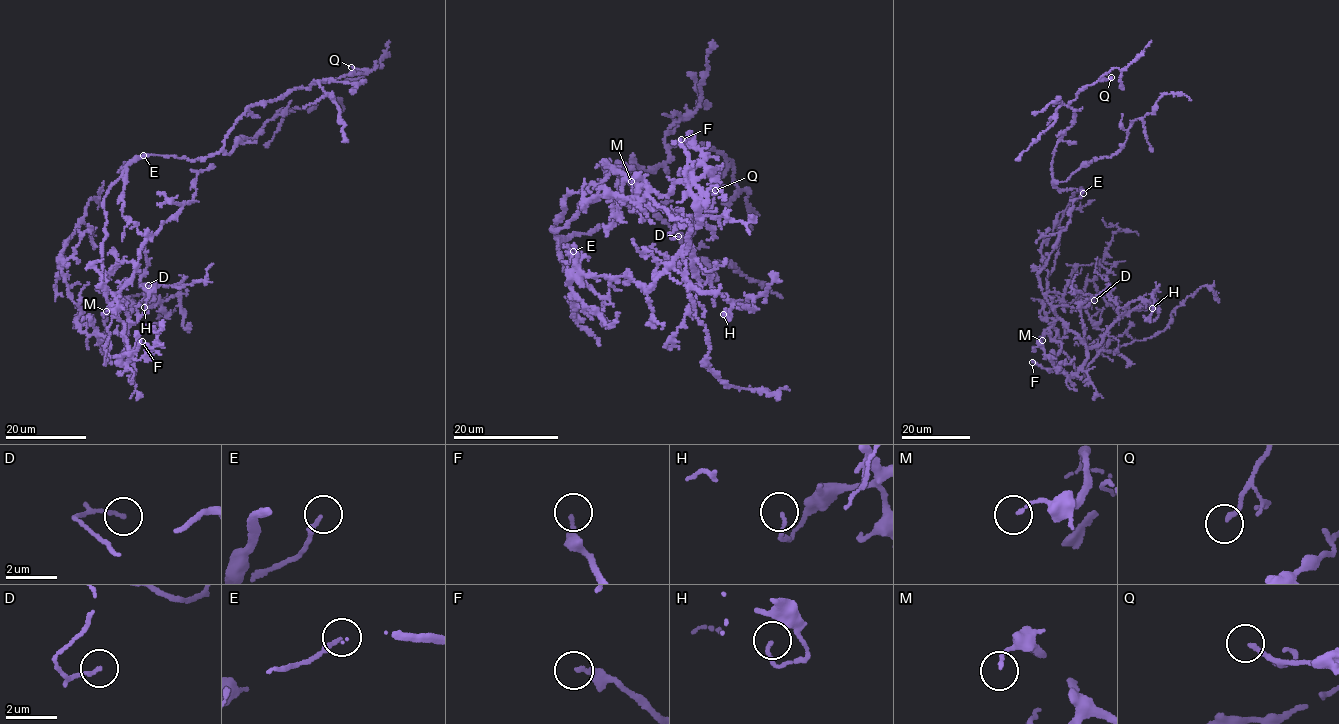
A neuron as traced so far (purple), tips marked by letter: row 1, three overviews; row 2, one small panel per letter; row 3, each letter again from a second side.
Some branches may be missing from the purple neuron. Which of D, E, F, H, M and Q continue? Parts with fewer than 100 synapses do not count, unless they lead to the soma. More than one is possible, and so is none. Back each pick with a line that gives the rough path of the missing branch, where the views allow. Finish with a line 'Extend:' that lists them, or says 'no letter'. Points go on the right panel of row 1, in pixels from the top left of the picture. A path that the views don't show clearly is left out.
Extend: F

